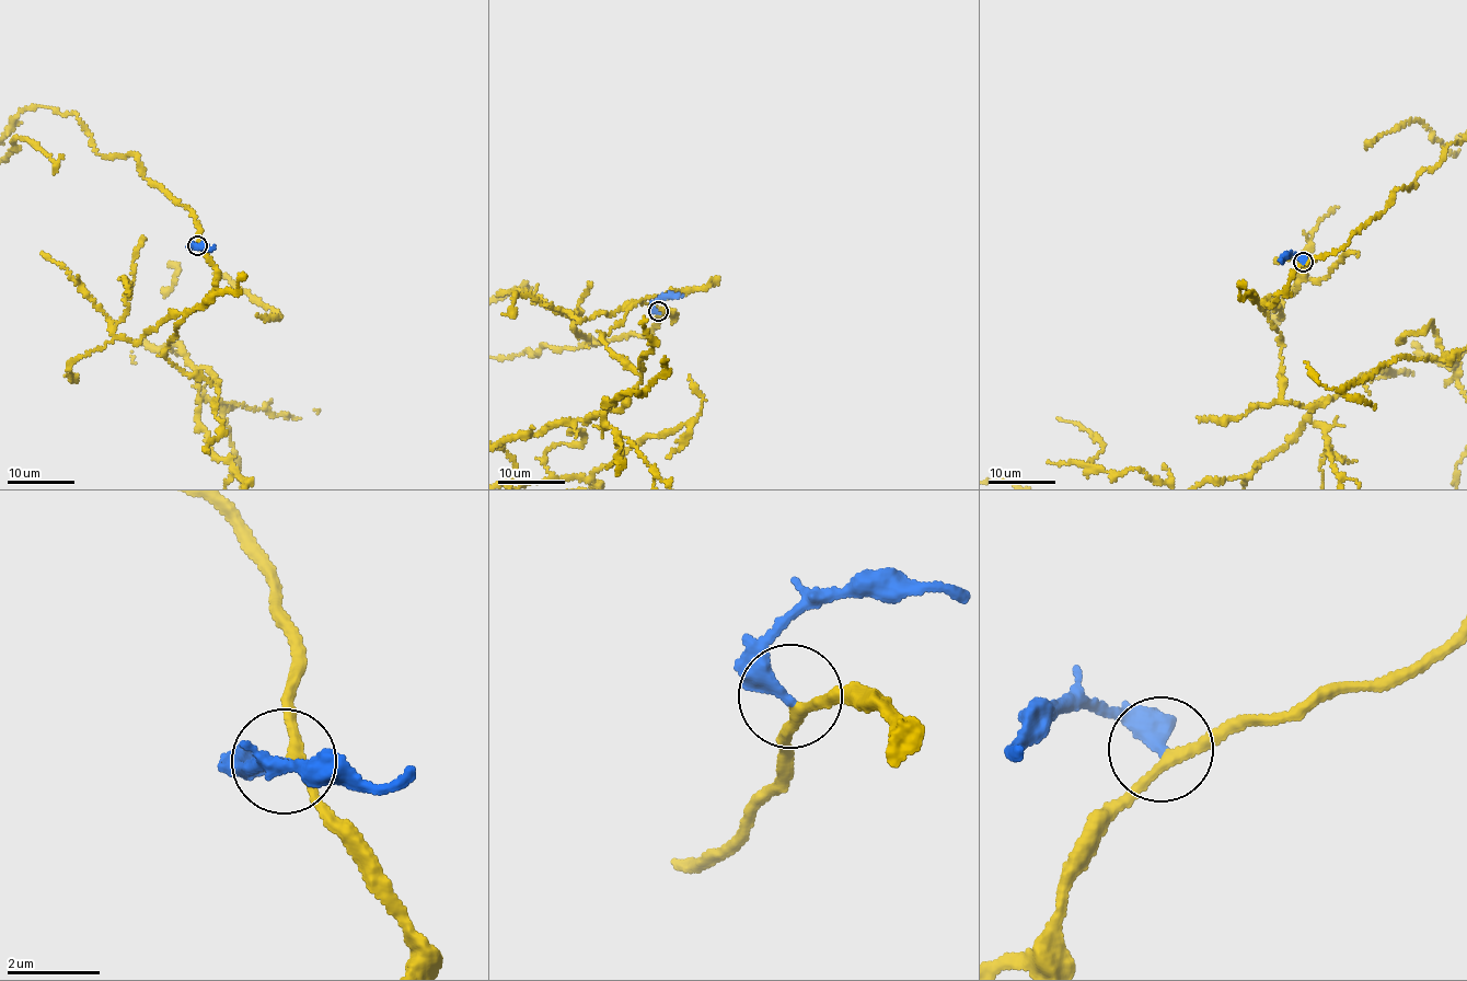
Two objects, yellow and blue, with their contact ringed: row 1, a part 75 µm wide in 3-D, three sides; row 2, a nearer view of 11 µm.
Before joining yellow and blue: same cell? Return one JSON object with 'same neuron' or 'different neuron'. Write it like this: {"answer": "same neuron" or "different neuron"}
{"answer": "same neuron"}

